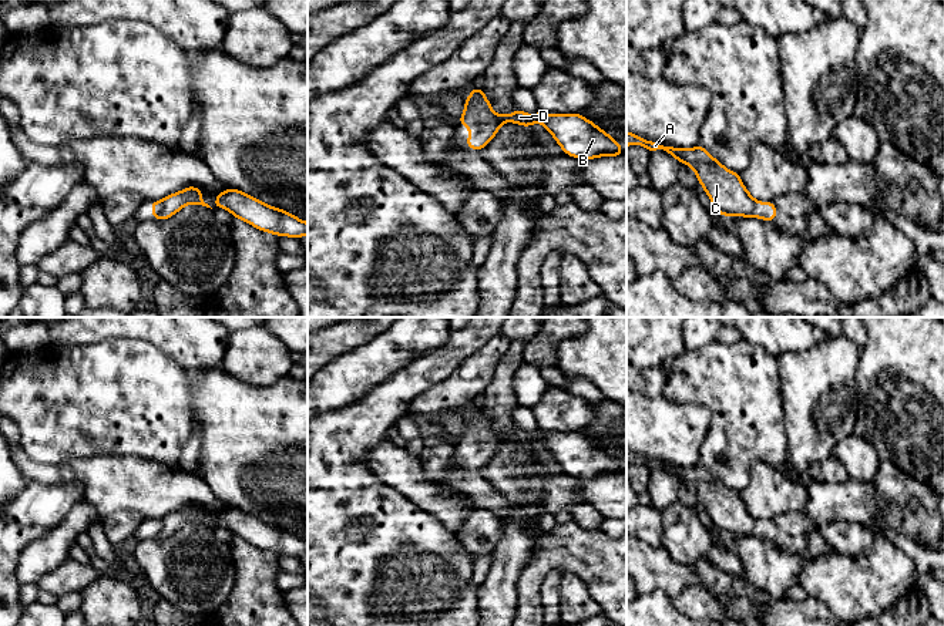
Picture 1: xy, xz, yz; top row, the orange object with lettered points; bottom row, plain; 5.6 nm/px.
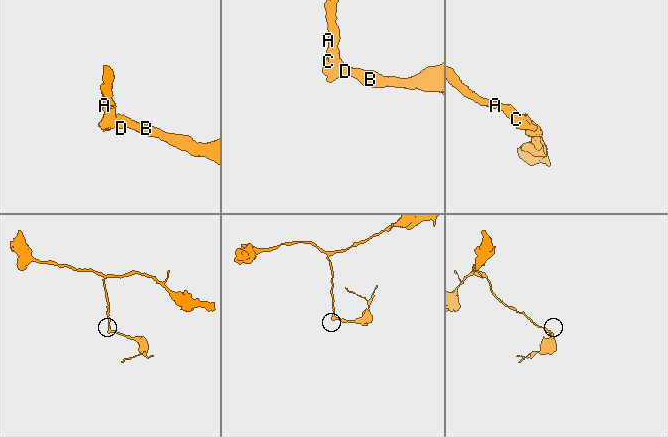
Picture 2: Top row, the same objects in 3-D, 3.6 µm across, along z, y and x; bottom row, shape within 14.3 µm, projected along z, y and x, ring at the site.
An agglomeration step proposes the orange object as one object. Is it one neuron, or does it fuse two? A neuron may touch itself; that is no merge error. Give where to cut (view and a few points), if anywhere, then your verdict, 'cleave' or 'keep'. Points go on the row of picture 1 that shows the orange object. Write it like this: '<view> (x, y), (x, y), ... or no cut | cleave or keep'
no cut | keep

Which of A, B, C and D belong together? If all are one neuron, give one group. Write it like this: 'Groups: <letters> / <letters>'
Groups: A B C D

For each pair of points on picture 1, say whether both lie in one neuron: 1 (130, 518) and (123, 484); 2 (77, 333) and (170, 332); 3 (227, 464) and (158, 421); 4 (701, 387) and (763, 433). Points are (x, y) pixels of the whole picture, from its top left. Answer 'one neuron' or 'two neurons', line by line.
1: two neurons
2: one neuron
3: two neurons
4: one neuron

